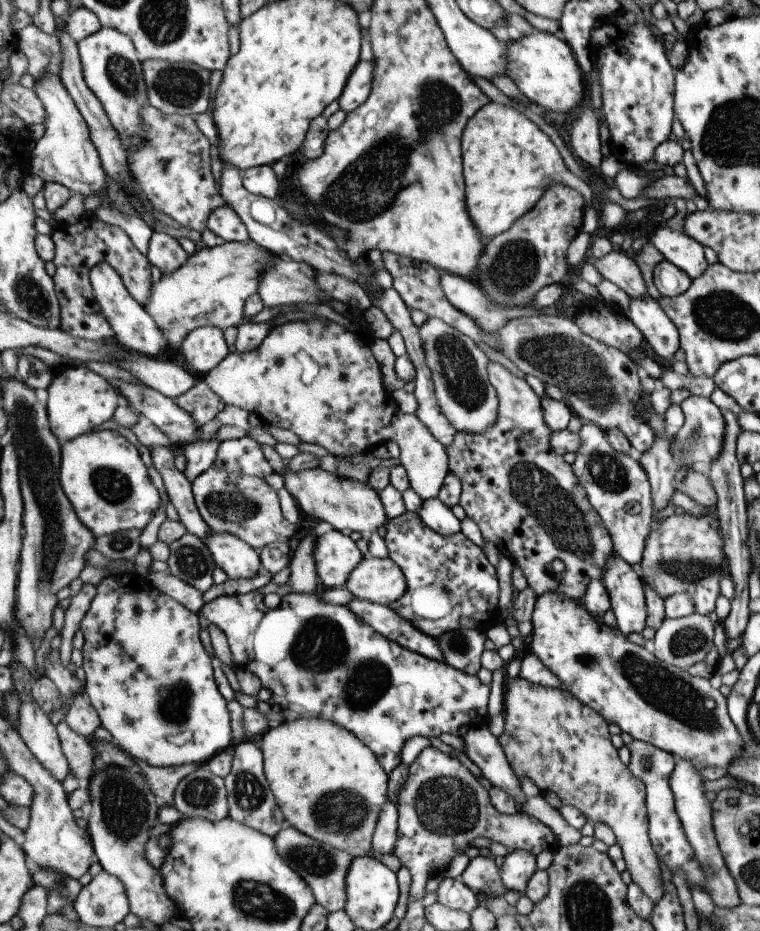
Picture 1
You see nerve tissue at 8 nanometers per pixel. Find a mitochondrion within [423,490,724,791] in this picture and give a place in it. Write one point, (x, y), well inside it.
(694, 570)

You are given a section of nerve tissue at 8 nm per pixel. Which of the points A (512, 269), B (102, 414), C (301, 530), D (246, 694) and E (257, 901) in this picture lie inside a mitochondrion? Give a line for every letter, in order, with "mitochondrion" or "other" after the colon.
A: mitochondrion
B: other
C: other
D: other
E: mitochondrion

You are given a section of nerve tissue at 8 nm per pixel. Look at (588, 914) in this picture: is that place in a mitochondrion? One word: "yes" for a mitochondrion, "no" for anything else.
yes

